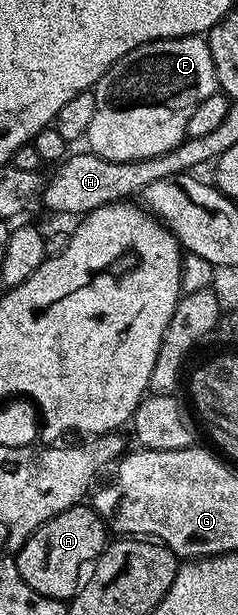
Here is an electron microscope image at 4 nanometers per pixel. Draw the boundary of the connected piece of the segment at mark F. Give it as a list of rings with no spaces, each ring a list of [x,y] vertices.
[[[201,36],[188,38],[161,38],[157,42],[144,42],[139,48],[127,52],[97,81],[92,92],[95,96],[95,117],[87,135],[88,149],[107,160],[143,160],[171,152],[187,137],[187,120],[207,96],[218,93],[215,64],[211,60],[208,41]]]

